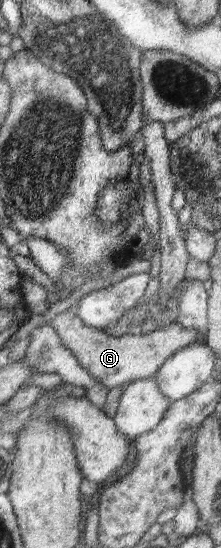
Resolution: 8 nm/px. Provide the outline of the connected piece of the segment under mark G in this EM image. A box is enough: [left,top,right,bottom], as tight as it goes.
[47,311,203,390]

